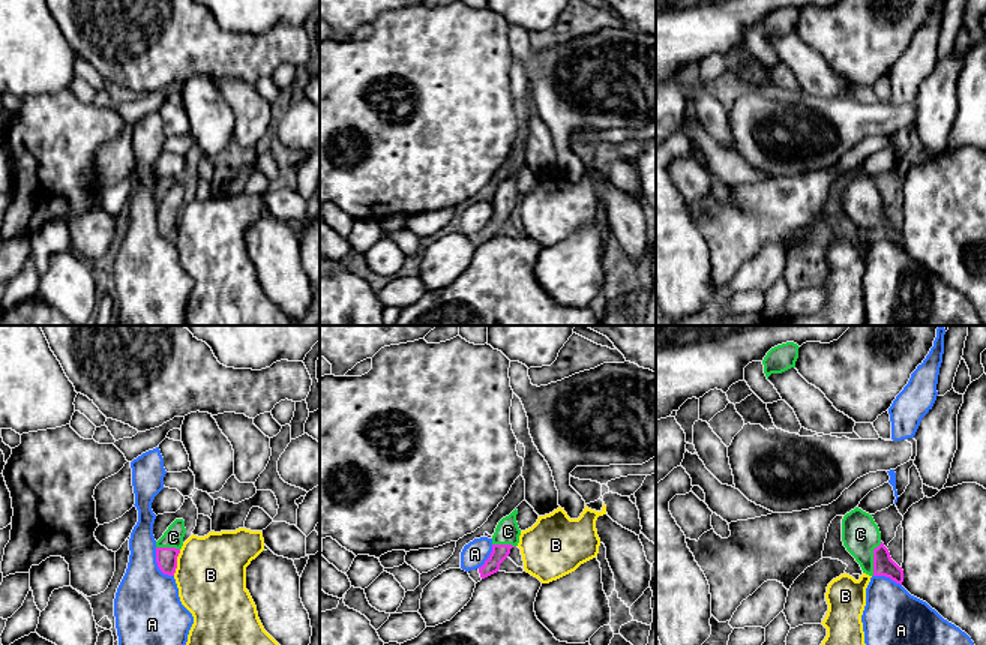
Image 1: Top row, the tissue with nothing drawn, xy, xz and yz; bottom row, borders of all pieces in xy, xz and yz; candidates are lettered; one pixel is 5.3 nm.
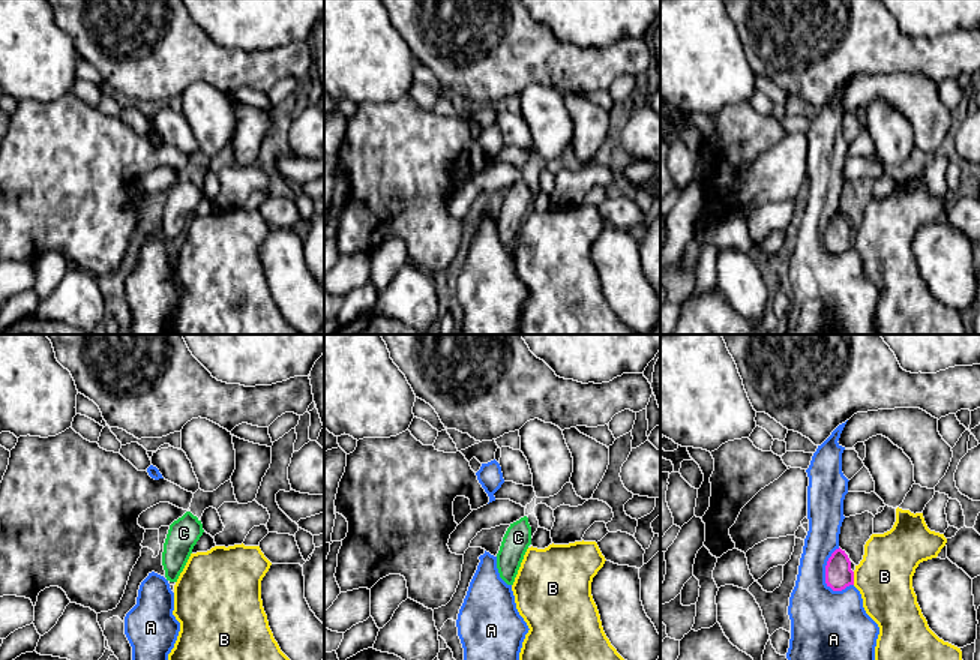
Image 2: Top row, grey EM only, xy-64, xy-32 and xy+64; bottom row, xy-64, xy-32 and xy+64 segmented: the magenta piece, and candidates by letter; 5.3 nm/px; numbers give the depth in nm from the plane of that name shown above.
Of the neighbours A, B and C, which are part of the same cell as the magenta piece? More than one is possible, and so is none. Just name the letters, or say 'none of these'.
C

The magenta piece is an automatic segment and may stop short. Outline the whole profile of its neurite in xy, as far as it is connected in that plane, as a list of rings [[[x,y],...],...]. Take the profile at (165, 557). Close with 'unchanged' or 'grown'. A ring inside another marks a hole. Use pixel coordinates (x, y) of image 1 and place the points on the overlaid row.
[[[176,519],[156,542],[156,562],[164,574],[174,576],[185,534],[185,520]]]; grown

